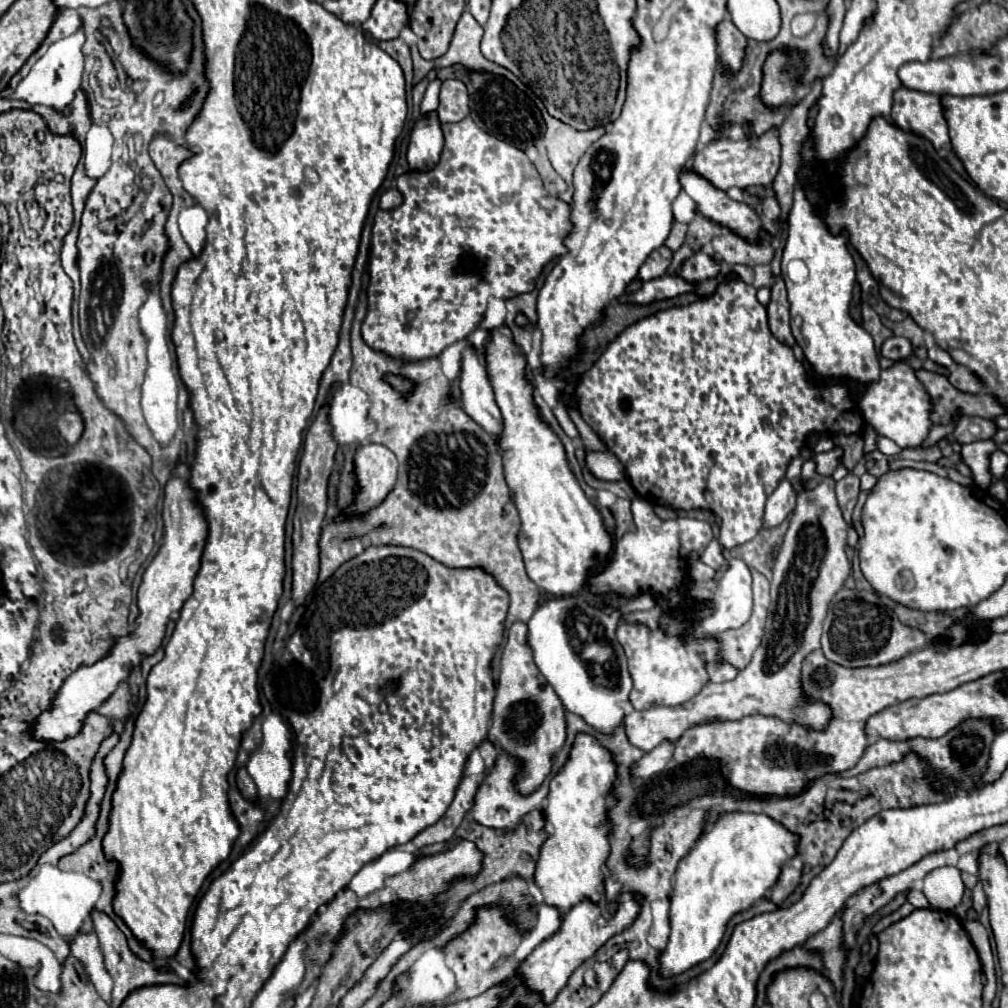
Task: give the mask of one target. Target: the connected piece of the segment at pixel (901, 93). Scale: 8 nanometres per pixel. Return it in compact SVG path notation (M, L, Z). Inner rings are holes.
M901 87L895 93L891 121L905 131L923 135L935 145L935 149L951 149L947 119L939 95Z

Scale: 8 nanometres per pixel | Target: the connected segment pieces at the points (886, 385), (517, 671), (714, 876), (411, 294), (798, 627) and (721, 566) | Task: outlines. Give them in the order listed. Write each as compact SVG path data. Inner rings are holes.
M895 363L889 369L881 371L879 381L871 383L865 395L859 401L863 419L881 435L895 441L899 447L917 447L921 445L931 429L931 411L933 403L923 383L917 379L915 369L907 363Z
M521 621L513 623L505 651L501 655L501 685L497 687L493 709L495 721L487 739L523 761L523 773L517 789L523 795L529 795L551 773L551 757L565 743L565 717L563 703L533 663L533 653L529 651L527 643L527 625Z
M743 811L719 813L713 827L709 827L709 831L705 831L701 839L697 839L693 849L677 865L673 893L671 893L671 913L669 913L671 937L665 951L661 953L661 975L671 977L709 959L711 953L721 943L729 919L735 913L749 909L757 899L765 897L767 891L777 883L781 867L787 861L791 861L795 853L797 853L797 835L781 827L781 823L777 823L775 819Z
M465 117L459 123L445 123L443 125L443 133L445 133L445 147L441 153L441 161L437 163L437 167L433 171L407 171L397 179L397 189L403 195L403 203L395 209L389 211L379 211L375 215L375 225L373 225L373 235L371 235L371 259L369 259L369 275L371 275L371 283L367 287L367 299L369 299L369 311L367 317L363 321L363 339L367 341L369 347L377 349L377 351L385 351L393 357L403 357L405 361L419 361L419 359L427 359L427 357L437 357L441 355L441 351L461 339L467 339L469 333L479 325L479 321L485 315L487 303L491 297L499 297L499 299L509 299L521 293L529 293L535 289L535 281L541 273L541 269L559 255L565 255L565 235L569 235L569 227L573 227L569 223L569 211L571 207L557 199L551 197L545 187L543 181L539 177L539 173L535 171L533 163L529 161L529 157L515 149L513 145L495 139L493 135L481 131L471 117Z
M809 459L809 463L801 467L799 479L803 491L797 493L797 507L773 567L765 637L751 663L739 671L733 681L707 683L683 705L651 707L629 713L625 717L627 737L635 747L651 751L663 741L677 741L695 725L711 721L737 721L745 715L773 715L785 723L797 723L813 731L825 731L829 725L831 707L821 701L811 701L801 691L801 663L811 651L821 647L821 625L829 603L851 573L851 563L845 555L849 525L845 523L835 499L835 479L819 475L815 467L815 459Z
M712 539L711 543L707 546L707 549L703 551L701 561L707 563L709 567L713 567L715 571L721 571L721 573L727 571L727 567L729 567L729 561L721 555L721 545L717 539Z

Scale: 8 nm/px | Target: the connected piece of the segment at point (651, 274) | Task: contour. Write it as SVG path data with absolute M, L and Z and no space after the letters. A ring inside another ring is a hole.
M663 245L663 247L655 249L655 251L647 257L647 261L643 263L643 267L639 269L637 279L641 279L641 281L649 281L649 279L655 279L655 277L665 275L665 271L667 271L671 259L673 259L673 251L671 251L669 247Z

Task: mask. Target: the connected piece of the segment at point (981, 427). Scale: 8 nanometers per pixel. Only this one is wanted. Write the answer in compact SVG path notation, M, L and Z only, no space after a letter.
M961 417L957 423L953 435L949 437L951 441L959 441L961 445L971 443L971 441L981 441L981 439L991 439L997 433L997 423L991 419L981 419L981 417Z

